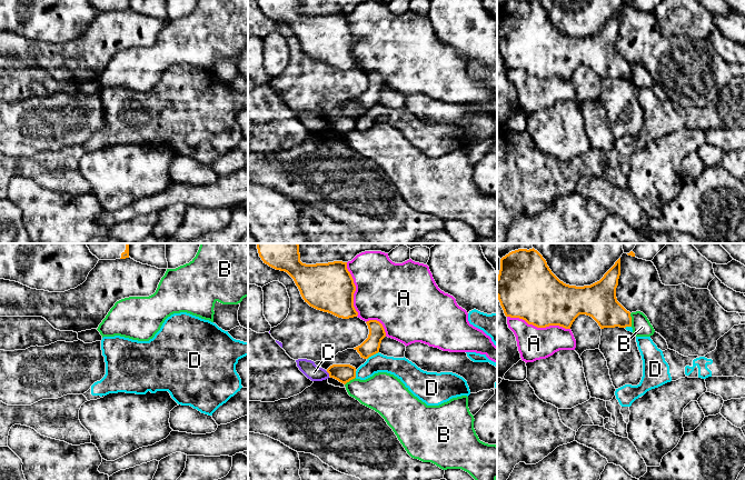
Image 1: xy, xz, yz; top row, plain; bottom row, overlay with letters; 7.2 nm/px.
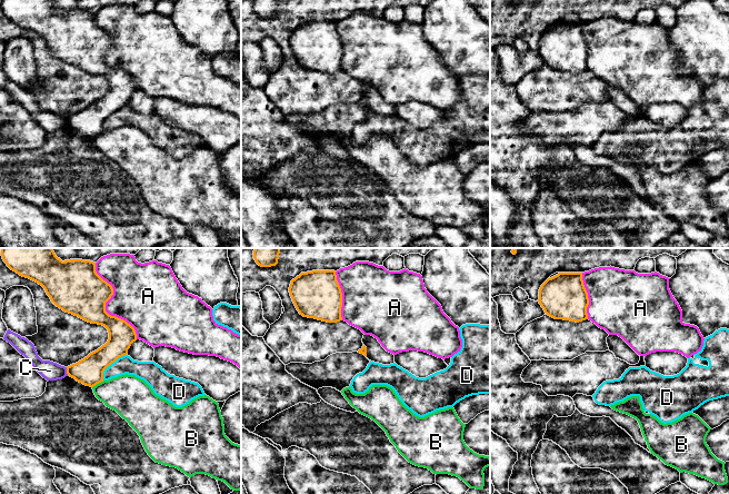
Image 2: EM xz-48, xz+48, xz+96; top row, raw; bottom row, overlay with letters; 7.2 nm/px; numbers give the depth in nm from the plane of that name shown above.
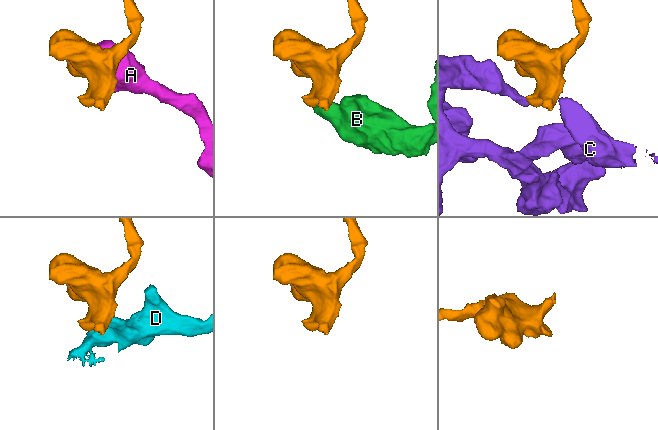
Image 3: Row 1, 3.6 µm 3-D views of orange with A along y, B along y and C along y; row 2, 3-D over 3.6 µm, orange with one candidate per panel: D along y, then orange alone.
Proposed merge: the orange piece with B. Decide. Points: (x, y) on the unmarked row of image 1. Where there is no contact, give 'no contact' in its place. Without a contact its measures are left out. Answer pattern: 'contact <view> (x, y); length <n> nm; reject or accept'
contact yz (631, 71); length 100 nm; reject

